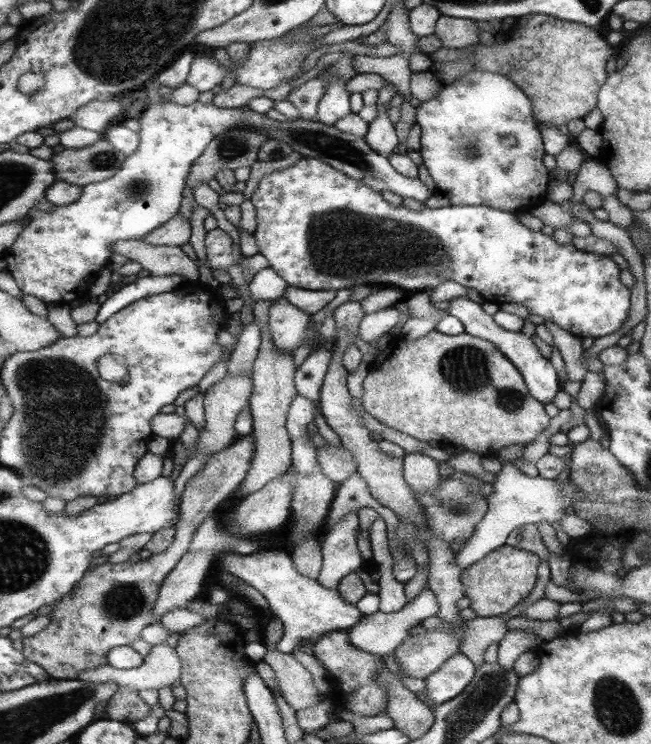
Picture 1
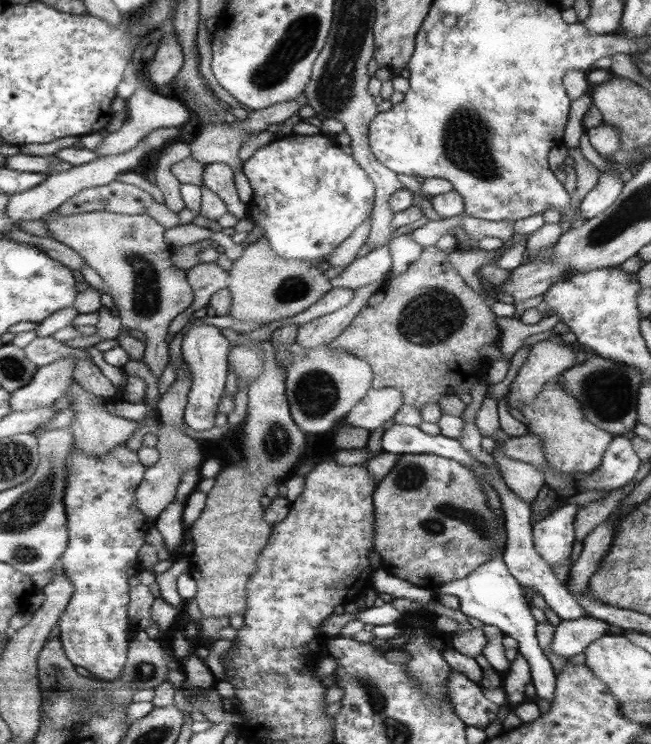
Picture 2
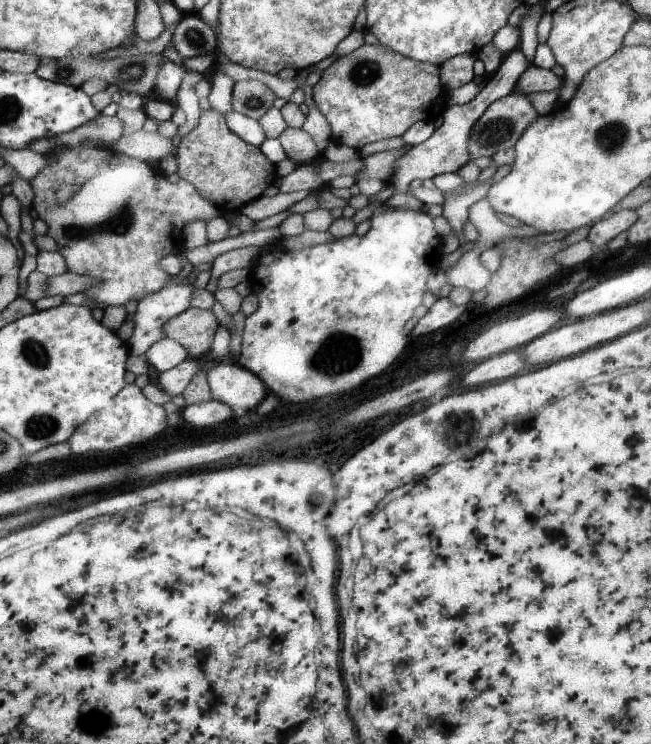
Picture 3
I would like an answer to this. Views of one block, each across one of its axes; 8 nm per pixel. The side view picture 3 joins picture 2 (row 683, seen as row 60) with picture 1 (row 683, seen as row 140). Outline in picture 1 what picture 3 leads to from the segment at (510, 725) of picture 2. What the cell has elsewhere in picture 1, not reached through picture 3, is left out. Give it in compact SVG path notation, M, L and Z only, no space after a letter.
M460 651L450 655L432 674L426 678L426 689L418 700L428 706L438 706L455 696L474 678L474 663Z

